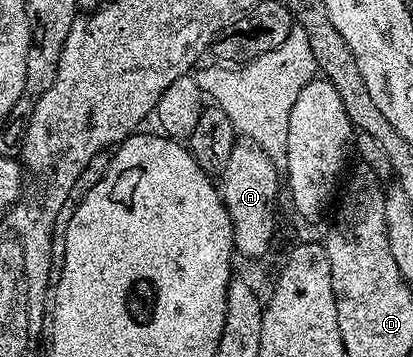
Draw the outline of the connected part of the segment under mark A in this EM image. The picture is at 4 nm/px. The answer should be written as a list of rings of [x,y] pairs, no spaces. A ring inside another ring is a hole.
[[[237,140],[231,148],[230,155],[227,156],[226,170],[219,177],[219,189],[221,191],[221,199],[225,201],[225,207],[233,221],[233,244],[239,251],[240,257],[242,254],[245,258],[261,258],[268,252],[269,245],[273,242],[273,233],[277,230],[277,174],[279,178],[279,168],[267,156],[267,152],[263,152],[263,148],[259,148],[255,143],[248,140]]]

